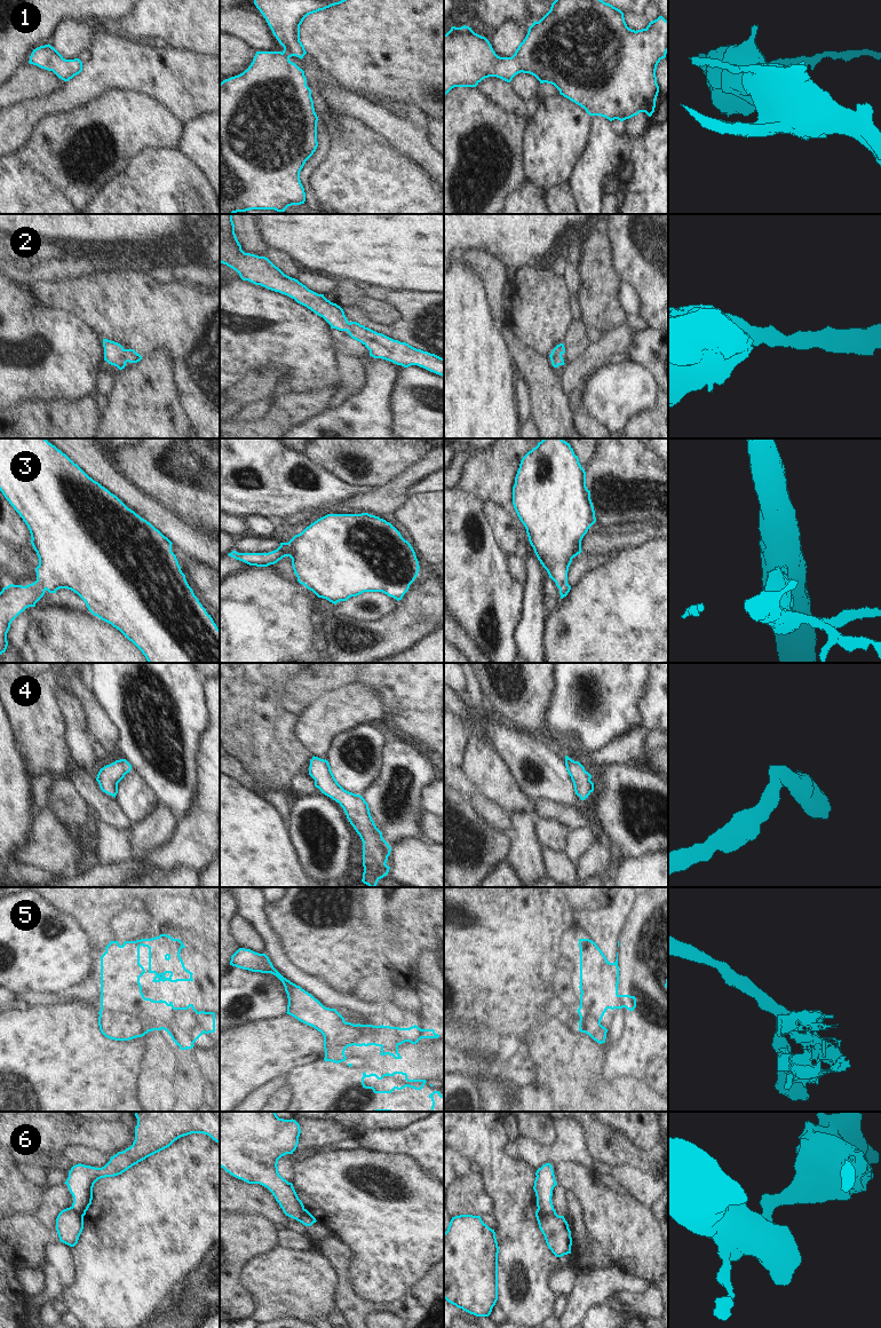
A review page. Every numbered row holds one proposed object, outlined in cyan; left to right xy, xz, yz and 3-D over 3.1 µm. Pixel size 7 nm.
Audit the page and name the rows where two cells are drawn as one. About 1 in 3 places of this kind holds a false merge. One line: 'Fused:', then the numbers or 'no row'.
Fused: 5, 6

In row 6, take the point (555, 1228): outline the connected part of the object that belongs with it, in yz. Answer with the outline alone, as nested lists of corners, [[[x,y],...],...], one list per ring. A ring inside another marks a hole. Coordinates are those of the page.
[[[539,1209],[535,1211],[539,1228],[546,1243],[556,1257],[571,1254],[572,1238],[569,1224],[564,1216],[546,1214]]]

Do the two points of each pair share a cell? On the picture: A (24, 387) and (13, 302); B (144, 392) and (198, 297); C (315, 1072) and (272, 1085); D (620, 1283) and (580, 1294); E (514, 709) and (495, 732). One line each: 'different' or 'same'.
A: same
B: different
C: different
D: same
E: different

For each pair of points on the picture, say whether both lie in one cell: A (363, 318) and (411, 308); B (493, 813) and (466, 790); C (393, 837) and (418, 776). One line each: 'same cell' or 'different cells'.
A: same cell
B: same cell
C: same cell

